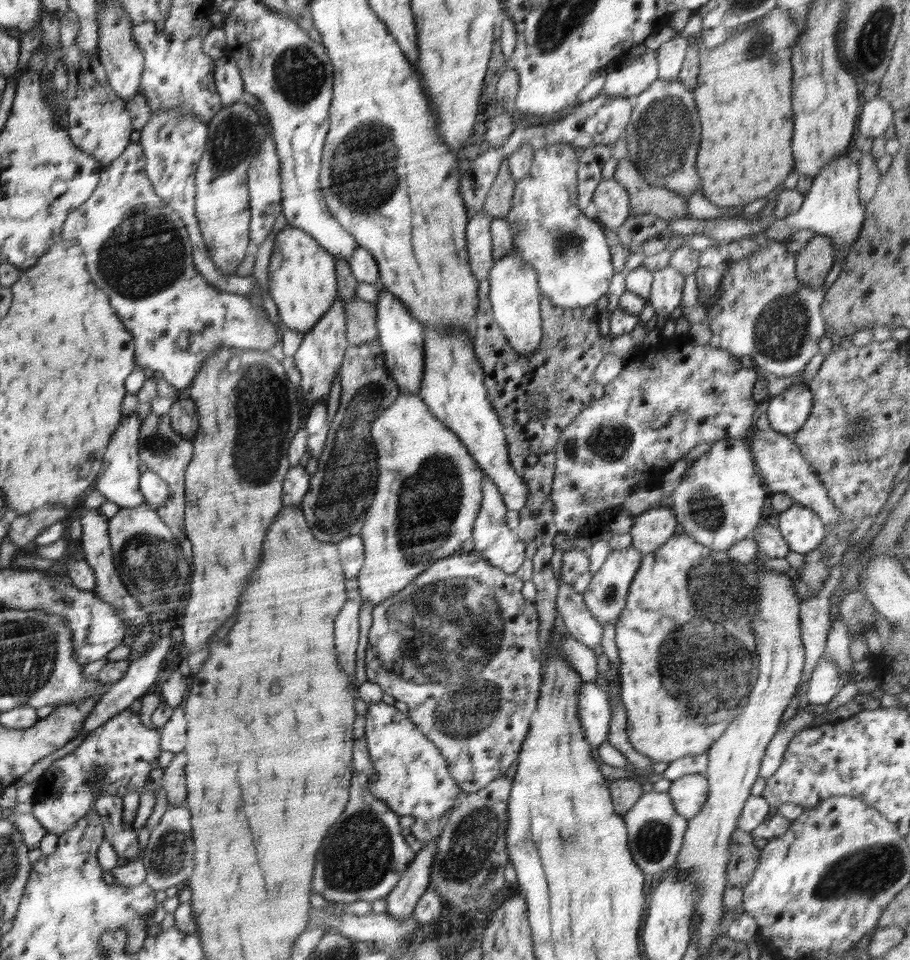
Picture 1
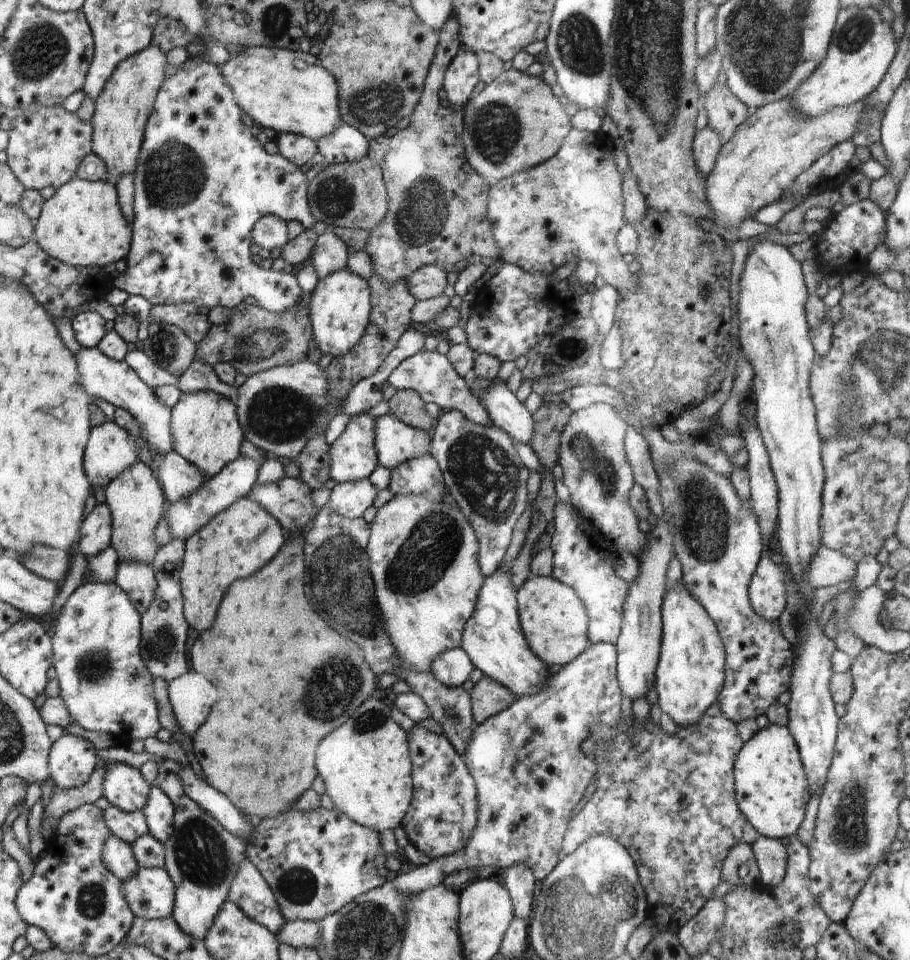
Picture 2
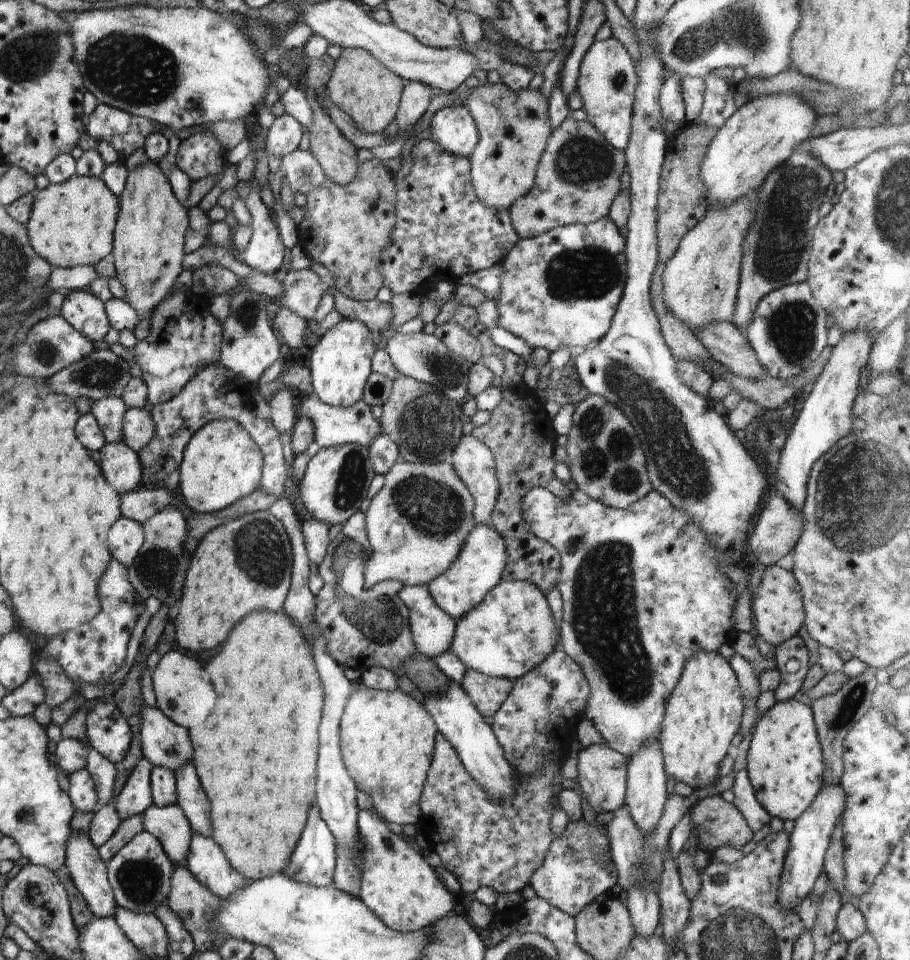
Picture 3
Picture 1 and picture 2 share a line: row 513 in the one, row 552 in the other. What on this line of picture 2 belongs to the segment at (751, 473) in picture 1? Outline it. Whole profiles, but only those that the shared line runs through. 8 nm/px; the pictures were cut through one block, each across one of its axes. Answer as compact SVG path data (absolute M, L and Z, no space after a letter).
M678 459L668 472L662 472L660 482L660 498L674 540L673 552L681 564L682 581L688 592L706 609L724 644L724 684L716 700L720 707L720 716L726 716L734 724L748 718L756 719L761 714L766 714L780 694L788 691L794 660L791 644L784 638L777 621L768 622L758 616L750 602L748 588L760 562L764 544L761 542L758 518L752 507L748 508L740 500L738 492L734 492L731 480L714 472L706 464L700 464L698 460Z

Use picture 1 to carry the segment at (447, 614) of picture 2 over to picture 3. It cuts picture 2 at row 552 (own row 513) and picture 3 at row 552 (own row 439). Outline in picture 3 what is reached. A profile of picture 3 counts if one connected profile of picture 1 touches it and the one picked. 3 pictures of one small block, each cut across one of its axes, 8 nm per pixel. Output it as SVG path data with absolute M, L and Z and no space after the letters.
M396 461L382 489L371 499L365 527L371 555L363 565L364 586L397 580L406 586L428 586L446 572L475 525L474 499L451 463Z

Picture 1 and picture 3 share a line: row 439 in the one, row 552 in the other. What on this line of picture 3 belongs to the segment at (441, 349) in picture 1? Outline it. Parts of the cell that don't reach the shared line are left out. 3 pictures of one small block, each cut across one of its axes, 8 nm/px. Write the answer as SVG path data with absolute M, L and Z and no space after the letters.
M475 523L470 536L466 538L466 544L462 546L458 558L452 566L442 572L438 578L434 578L428 588L438 608L442 608L448 616L456 621L466 616L470 610L478 608L482 604L484 596L502 581L502 572L506 568L508 560L505 544L502 536L490 525L482 526Z

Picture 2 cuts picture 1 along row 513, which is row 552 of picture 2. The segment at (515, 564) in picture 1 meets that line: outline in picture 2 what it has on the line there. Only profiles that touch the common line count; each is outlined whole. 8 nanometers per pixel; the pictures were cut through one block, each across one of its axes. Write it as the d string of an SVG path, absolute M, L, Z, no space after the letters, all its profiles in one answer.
M445 411L436 420L430 435L431 455L434 460L437 460L442 471L445 488L458 503L460 510L464 512L466 520L470 522L476 538L478 538L478 566L480 566L482 576L488 578L499 569L500 563L504 560L506 550L510 546L512 530L528 506L526 481L529 470L518 458L518 452L514 448L514 441L510 435L493 423L490 426L486 426L486 424L482 426L482 424L474 424L470 418L466 418L461 412Z

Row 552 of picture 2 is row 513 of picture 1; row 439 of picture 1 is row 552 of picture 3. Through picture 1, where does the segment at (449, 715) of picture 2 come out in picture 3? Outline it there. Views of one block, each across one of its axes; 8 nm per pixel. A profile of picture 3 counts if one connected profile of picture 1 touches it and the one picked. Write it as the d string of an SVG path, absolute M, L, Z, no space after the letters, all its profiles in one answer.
M358 511L351 516L342 530L338 532L334 540L329 542L326 556L322 564L318 566L318 575L322 578L324 585L316 597L316 606L313 617L326 638L326 650L328 654L343 668L359 670L361 672L370 670L372 667L382 667L388 670L402 668L406 660L417 655L417 650L409 622L409 610L400 597L398 592L405 585L397 580L380 581L372 588L364 586L363 565L366 564L371 555L371 545L367 537L365 527L365 512Z

